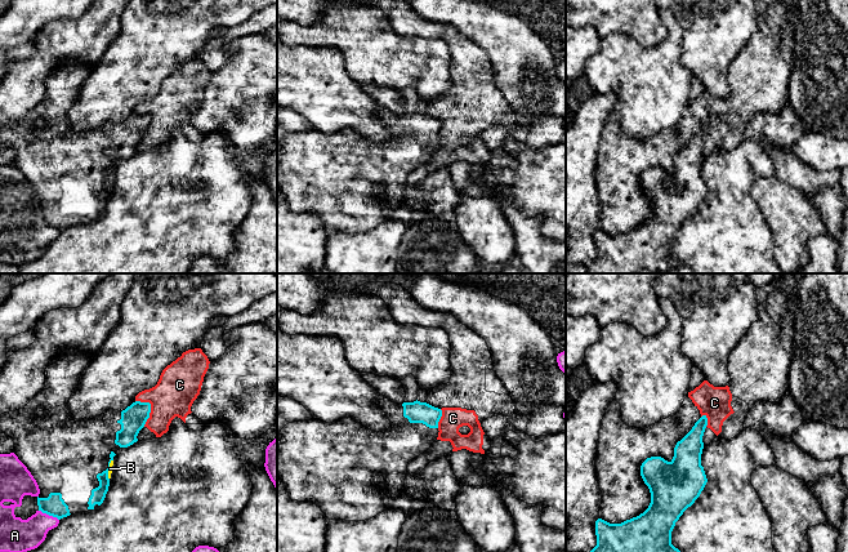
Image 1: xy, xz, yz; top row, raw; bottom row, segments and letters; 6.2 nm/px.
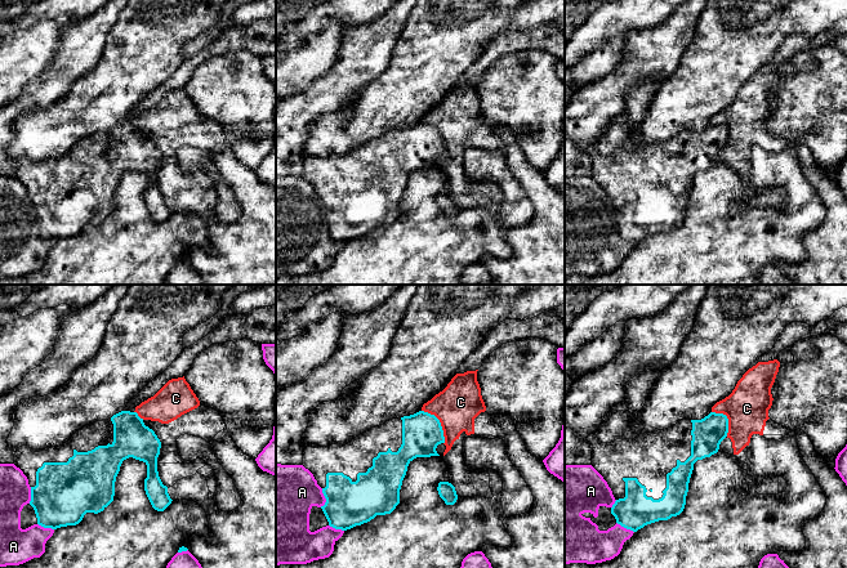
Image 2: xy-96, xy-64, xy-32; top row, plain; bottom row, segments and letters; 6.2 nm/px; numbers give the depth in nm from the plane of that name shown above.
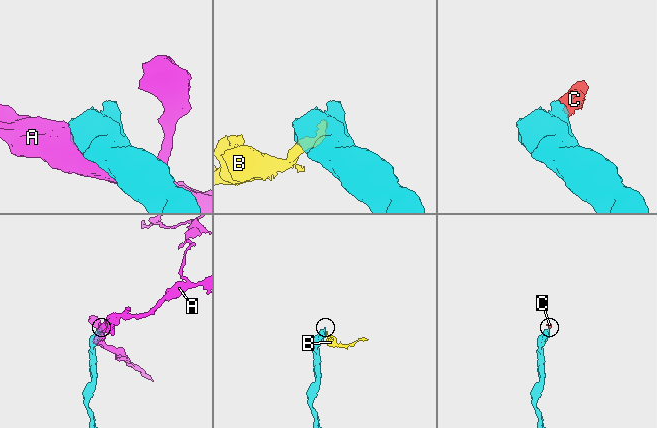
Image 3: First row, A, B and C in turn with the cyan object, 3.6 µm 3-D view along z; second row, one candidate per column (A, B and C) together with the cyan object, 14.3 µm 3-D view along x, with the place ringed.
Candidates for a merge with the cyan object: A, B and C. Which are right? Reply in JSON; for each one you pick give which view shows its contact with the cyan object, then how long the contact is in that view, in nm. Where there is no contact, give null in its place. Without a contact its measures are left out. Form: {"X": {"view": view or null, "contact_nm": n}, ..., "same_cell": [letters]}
{"same_cell": []}

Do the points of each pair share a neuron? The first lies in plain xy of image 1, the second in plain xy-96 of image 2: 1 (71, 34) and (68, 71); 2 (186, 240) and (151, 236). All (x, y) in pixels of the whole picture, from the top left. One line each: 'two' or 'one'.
1: one
2: one

